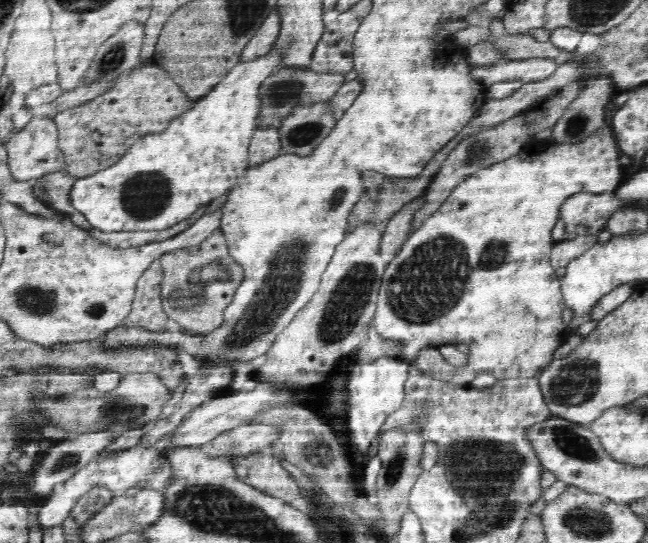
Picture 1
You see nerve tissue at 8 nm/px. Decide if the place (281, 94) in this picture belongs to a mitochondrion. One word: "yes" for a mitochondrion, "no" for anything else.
yes

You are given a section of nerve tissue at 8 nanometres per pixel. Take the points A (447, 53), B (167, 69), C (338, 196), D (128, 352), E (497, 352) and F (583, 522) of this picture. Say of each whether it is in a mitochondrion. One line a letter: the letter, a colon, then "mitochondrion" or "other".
A: other
B: other
C: mitochondrion
D: mitochondrion
E: other
F: mitochondrion

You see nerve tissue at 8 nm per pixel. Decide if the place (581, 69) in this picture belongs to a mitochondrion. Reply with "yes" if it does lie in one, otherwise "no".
no

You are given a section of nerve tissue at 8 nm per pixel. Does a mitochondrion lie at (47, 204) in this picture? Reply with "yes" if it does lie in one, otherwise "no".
no

